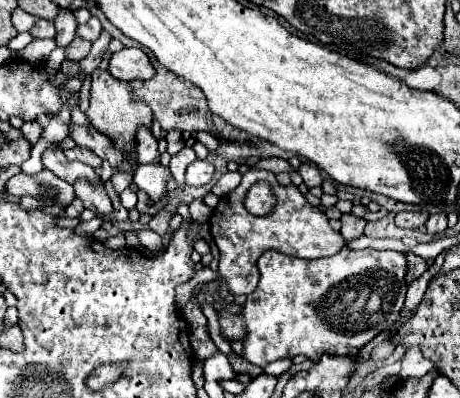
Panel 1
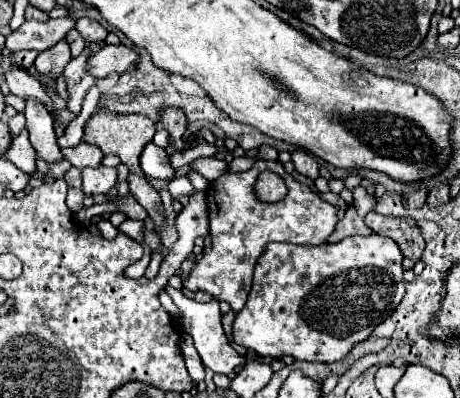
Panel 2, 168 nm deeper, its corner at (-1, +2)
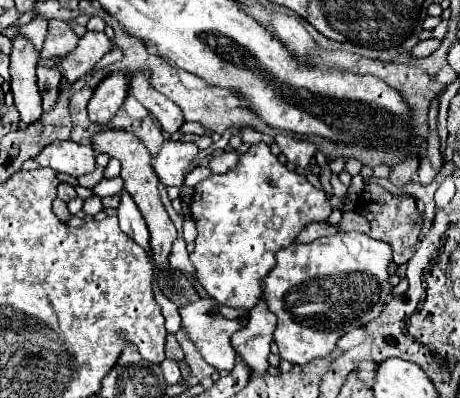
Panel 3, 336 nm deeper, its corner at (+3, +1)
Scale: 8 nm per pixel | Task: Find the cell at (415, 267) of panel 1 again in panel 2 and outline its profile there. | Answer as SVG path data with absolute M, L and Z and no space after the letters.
M368 213L364 217L366 225L376 233L390 237L398 243L402 255L404 255L404 271L412 269L416 261L422 257L424 251L424 239L420 235L418 225L412 219L398 219L398 217L382 217L378 213Z

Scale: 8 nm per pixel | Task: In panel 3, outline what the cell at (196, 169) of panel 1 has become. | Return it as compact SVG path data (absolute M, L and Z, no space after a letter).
M236 150L216 154L216 156L210 160L210 170L212 170L214 174L224 174L224 172L228 172L228 170L236 168L238 158L240 158L240 154L238 154Z

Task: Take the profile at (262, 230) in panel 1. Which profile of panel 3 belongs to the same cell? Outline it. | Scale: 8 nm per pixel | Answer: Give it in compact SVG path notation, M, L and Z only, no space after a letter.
M260 142L250 146L250 150L240 156L240 162L234 170L212 174L194 186L190 216L196 224L198 236L194 240L196 250L190 254L190 260L196 266L198 282L222 306L252 308L260 300L264 278L276 264L276 252L290 246L308 222L322 222L330 216L330 212L332 206L326 200L326 194L314 188L304 174L288 170L270 152L268 144Z

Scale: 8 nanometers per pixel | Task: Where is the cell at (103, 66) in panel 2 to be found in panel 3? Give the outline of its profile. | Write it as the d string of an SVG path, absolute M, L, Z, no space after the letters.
M86 32L78 40L78 46L68 56L58 60L56 68L64 76L64 80L72 84L88 74L110 48L112 42L106 38L104 32Z

